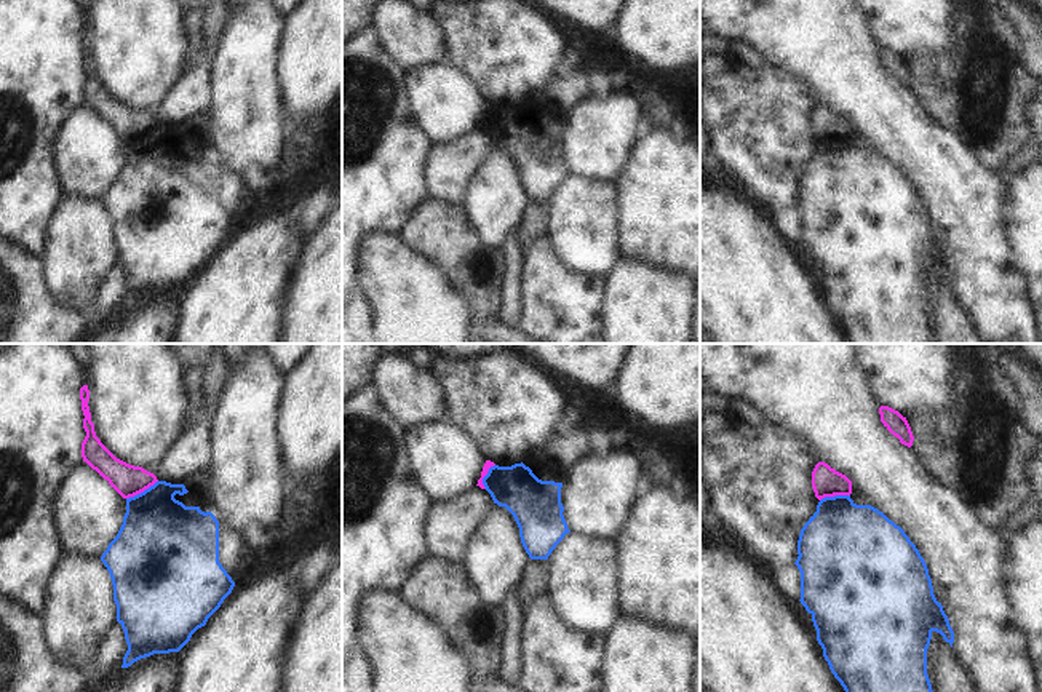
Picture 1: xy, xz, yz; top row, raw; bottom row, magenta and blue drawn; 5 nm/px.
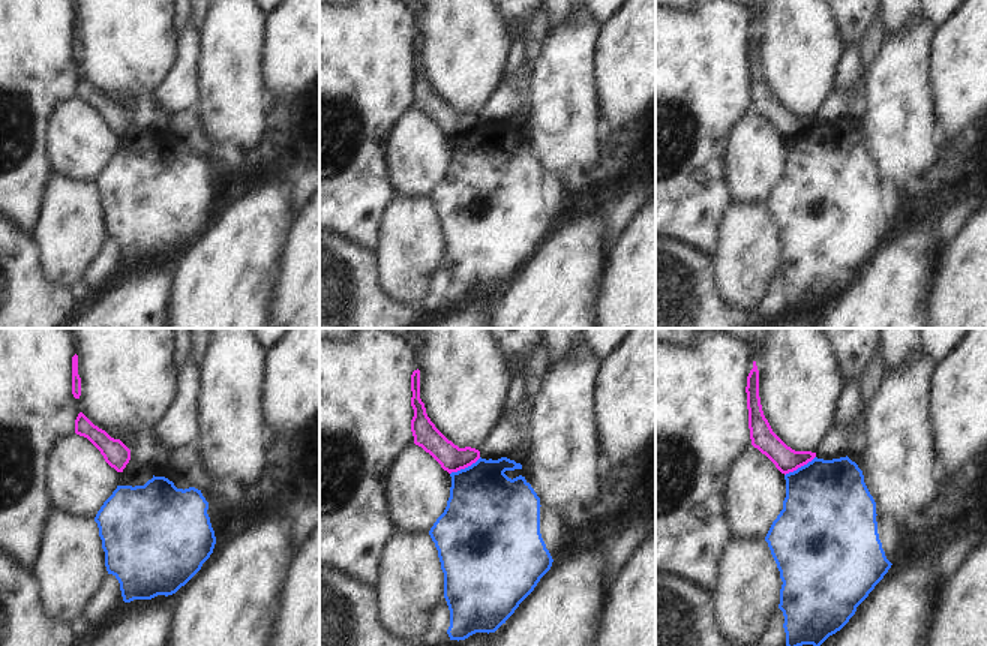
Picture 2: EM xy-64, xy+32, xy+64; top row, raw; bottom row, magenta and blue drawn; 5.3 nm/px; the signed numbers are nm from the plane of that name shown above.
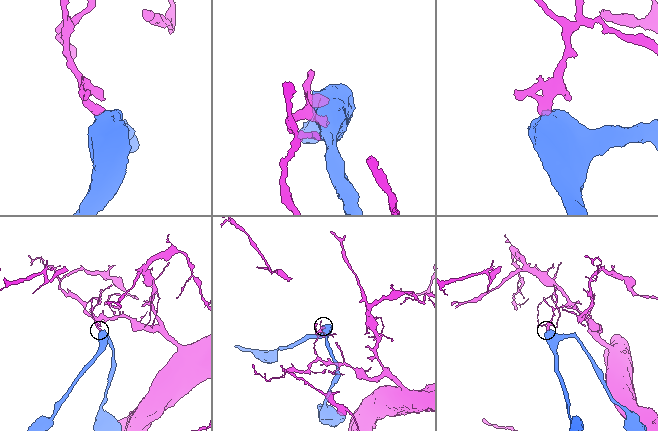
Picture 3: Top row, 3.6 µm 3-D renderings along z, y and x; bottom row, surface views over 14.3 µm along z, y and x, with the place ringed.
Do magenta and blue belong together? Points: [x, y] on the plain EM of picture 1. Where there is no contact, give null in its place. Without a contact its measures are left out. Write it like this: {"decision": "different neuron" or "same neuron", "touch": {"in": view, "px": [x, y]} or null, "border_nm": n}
{"decision": "different neuron", "touch": {"in": "xy", "px": [141, 133]}, "border_nm": 190}

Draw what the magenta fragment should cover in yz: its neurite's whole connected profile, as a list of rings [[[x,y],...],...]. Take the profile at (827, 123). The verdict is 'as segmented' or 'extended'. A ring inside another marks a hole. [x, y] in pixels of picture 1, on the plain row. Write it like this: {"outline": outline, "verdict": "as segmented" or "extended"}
{"outline": [[[818,104],[815,107],[812,113],[812,129],[818,142],[825,139],[852,136],[852,123],[825,104]]], "verdict": "as segmented"}

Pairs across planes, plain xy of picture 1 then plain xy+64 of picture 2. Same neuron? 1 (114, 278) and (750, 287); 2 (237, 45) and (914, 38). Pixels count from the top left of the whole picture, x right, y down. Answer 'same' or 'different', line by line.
1: different
2: same

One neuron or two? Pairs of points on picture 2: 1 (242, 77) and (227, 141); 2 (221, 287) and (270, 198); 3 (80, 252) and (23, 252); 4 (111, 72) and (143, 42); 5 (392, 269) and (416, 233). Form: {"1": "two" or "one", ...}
{"1": "one", "2": "one", "3": "two", "4": "one", "5": "one"}

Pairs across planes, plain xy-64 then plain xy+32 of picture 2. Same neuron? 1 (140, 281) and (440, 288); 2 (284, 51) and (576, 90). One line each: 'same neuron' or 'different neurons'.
1: different neurons
2: different neurons

